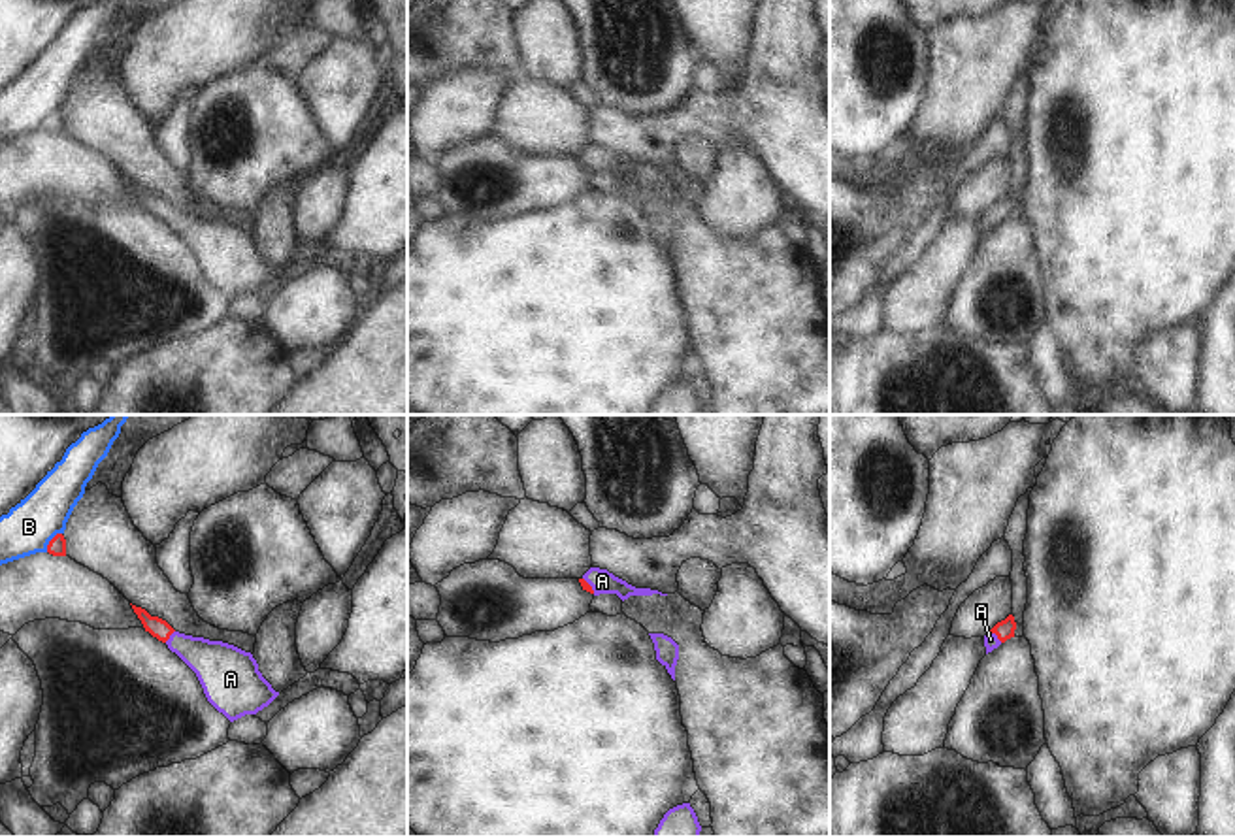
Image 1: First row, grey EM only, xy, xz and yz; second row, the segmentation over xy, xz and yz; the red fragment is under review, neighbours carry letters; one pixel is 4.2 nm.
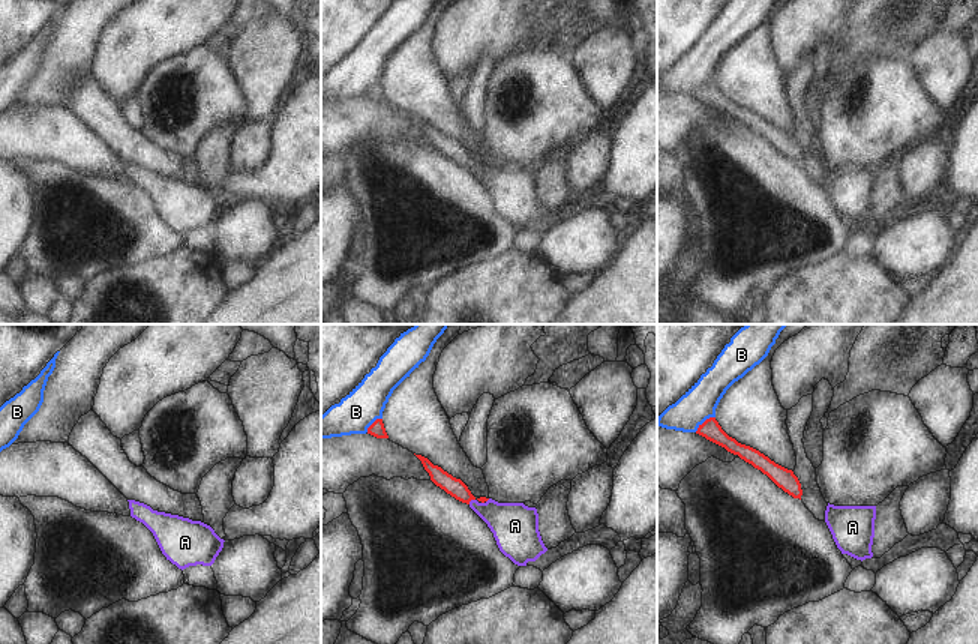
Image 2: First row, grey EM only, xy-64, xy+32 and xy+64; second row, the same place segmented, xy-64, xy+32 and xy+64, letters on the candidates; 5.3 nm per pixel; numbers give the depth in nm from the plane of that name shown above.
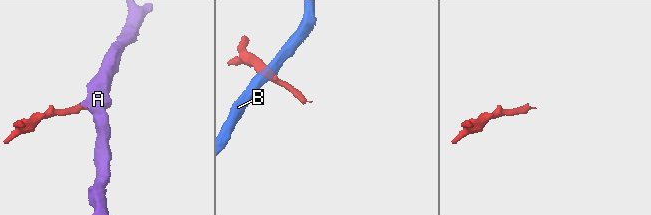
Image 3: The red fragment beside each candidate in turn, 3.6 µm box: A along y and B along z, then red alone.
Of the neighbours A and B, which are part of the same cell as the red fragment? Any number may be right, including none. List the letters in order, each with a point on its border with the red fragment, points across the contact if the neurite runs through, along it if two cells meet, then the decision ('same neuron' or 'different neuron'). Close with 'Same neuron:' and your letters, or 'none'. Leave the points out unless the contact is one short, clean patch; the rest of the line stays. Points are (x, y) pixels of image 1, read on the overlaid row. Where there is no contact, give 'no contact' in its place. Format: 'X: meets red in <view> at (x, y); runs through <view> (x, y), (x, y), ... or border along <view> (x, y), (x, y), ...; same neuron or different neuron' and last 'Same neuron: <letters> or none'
A: meets red in yz at (996, 634); runs through yz (1005, 628), (996, 634), (990, 640); same neuron
B: meets red in xy at (49, 541); border along xy (61, 532), (49, 541), (46, 551); different neuron
Same neuron: A

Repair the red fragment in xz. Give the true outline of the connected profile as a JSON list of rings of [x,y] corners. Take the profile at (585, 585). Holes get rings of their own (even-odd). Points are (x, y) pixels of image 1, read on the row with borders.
[[[590,567],[581,579],[579,579],[583,590],[600,596],[600,594],[617,594],[622,601],[628,599],[630,596],[667,596],[658,590],[650,588],[635,588],[628,584],[626,581],[615,577],[607,569],[600,567]]]

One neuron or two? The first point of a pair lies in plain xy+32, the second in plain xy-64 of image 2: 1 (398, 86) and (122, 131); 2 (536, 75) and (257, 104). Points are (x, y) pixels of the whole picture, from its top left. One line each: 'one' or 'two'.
1: one
2: two

